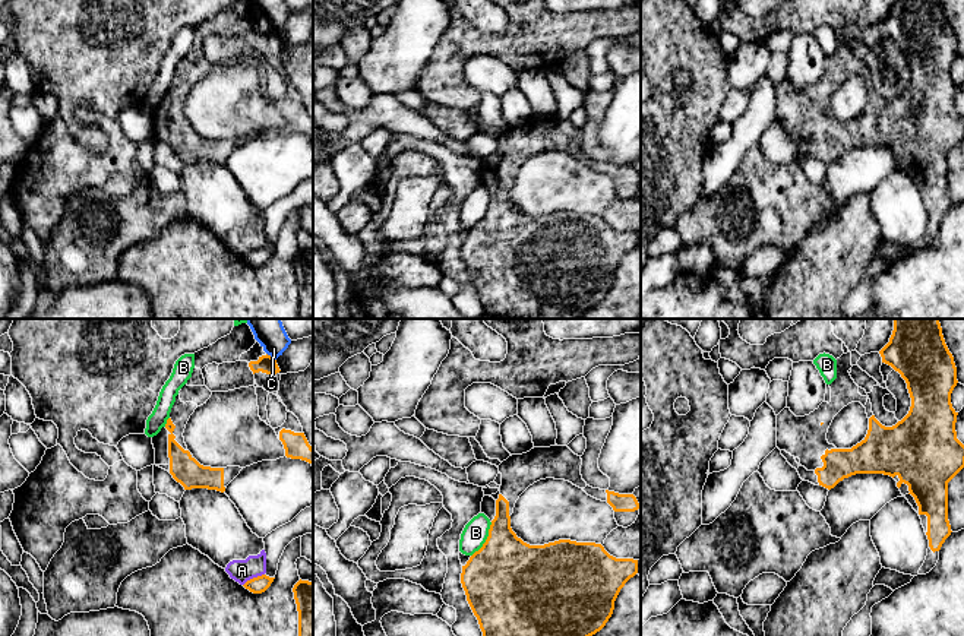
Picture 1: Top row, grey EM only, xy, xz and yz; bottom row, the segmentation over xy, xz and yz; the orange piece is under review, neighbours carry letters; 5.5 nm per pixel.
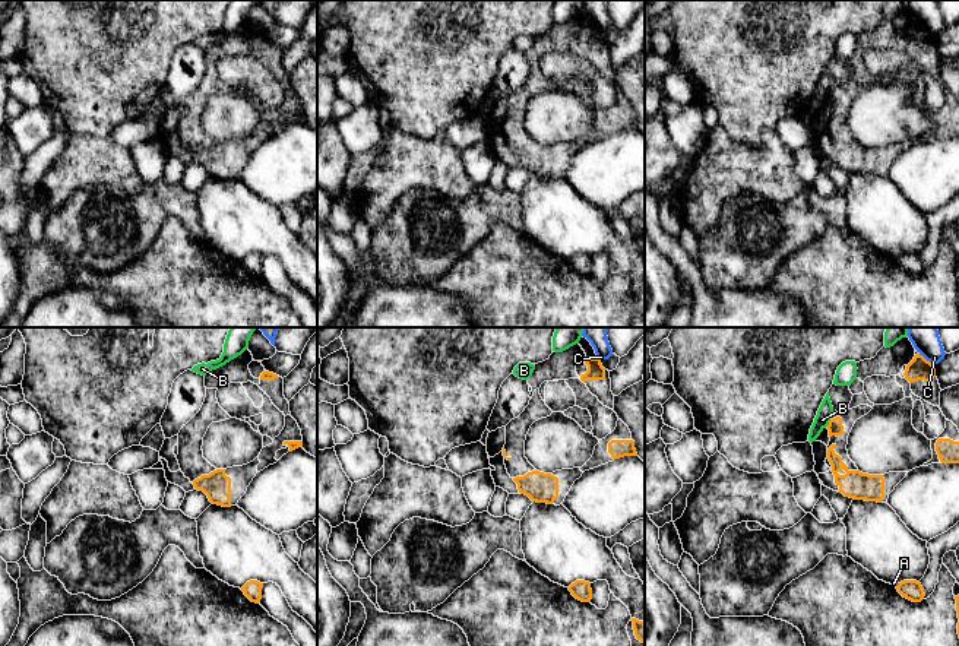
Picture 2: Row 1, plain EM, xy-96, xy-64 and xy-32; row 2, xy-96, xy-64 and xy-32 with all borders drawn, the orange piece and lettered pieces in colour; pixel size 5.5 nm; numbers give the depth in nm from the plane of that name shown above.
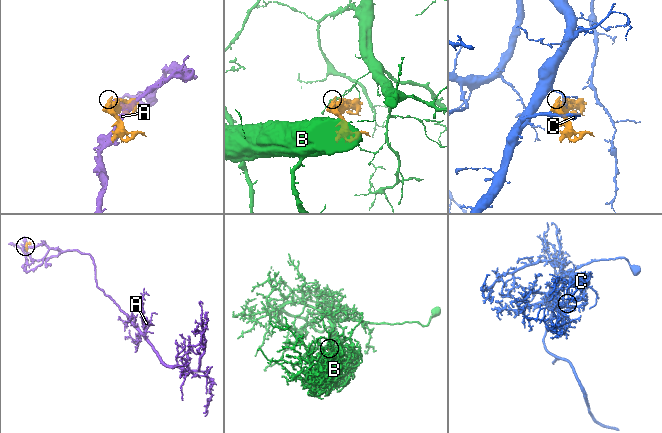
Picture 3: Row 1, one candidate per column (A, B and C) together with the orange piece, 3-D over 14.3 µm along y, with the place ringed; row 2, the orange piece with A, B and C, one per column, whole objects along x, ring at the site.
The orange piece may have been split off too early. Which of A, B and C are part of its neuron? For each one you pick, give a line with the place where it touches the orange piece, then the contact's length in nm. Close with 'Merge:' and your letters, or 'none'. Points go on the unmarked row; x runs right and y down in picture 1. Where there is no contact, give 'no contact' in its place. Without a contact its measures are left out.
Merge: none

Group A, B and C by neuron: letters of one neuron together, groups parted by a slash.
A / B / C

